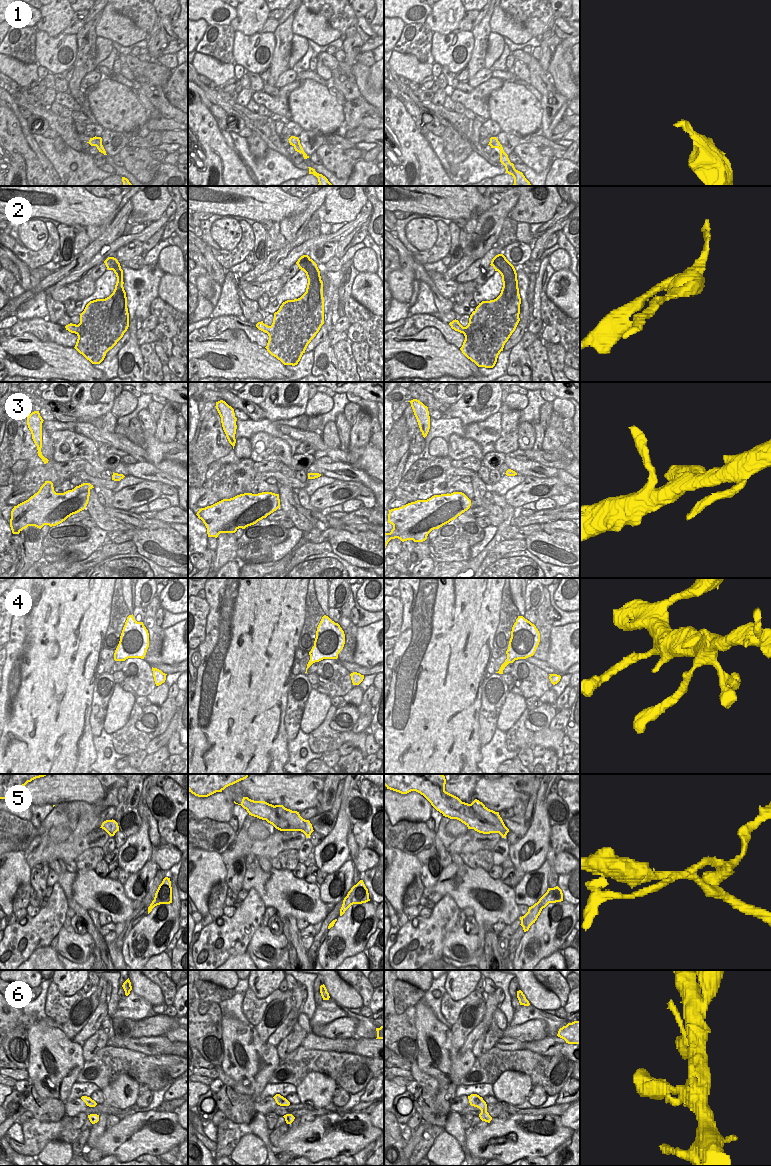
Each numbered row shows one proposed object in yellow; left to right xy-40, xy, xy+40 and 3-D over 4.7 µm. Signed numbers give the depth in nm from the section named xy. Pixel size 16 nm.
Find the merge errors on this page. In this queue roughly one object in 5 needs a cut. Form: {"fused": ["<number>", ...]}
{"fused": ["2", "5"]}

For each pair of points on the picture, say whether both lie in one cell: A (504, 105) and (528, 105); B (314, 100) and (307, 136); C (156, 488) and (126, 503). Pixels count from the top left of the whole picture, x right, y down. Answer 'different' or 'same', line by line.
A: same
B: different
C: same

